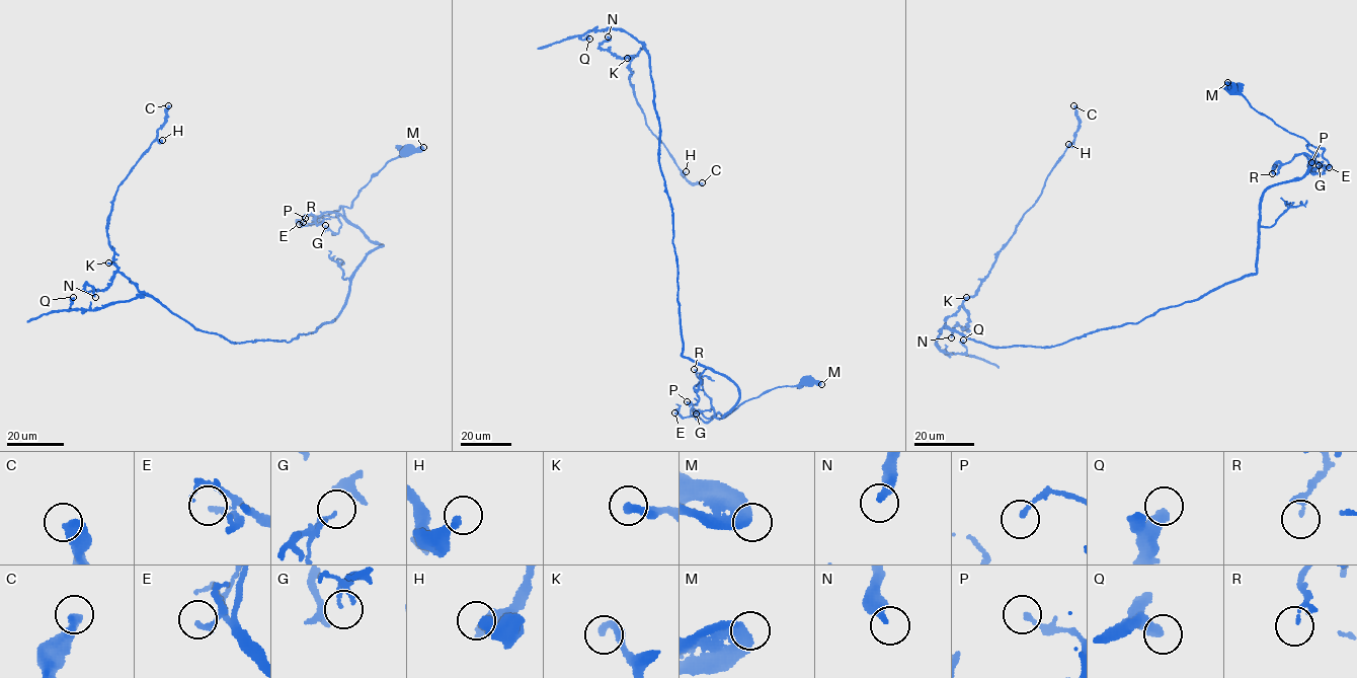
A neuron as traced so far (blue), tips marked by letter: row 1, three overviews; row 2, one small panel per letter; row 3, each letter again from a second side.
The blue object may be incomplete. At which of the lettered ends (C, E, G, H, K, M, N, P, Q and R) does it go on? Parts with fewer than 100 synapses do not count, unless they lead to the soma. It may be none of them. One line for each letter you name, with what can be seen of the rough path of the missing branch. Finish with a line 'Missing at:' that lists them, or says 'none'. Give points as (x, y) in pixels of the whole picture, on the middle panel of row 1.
Missing at: none

